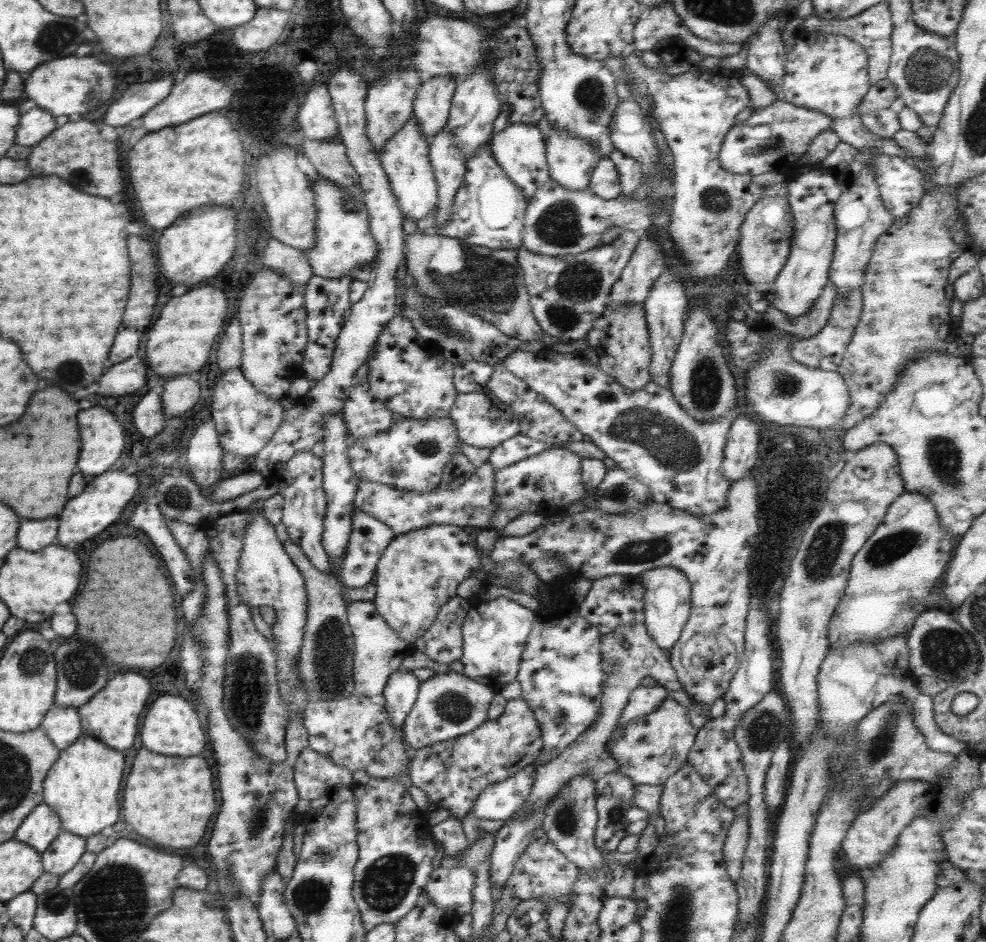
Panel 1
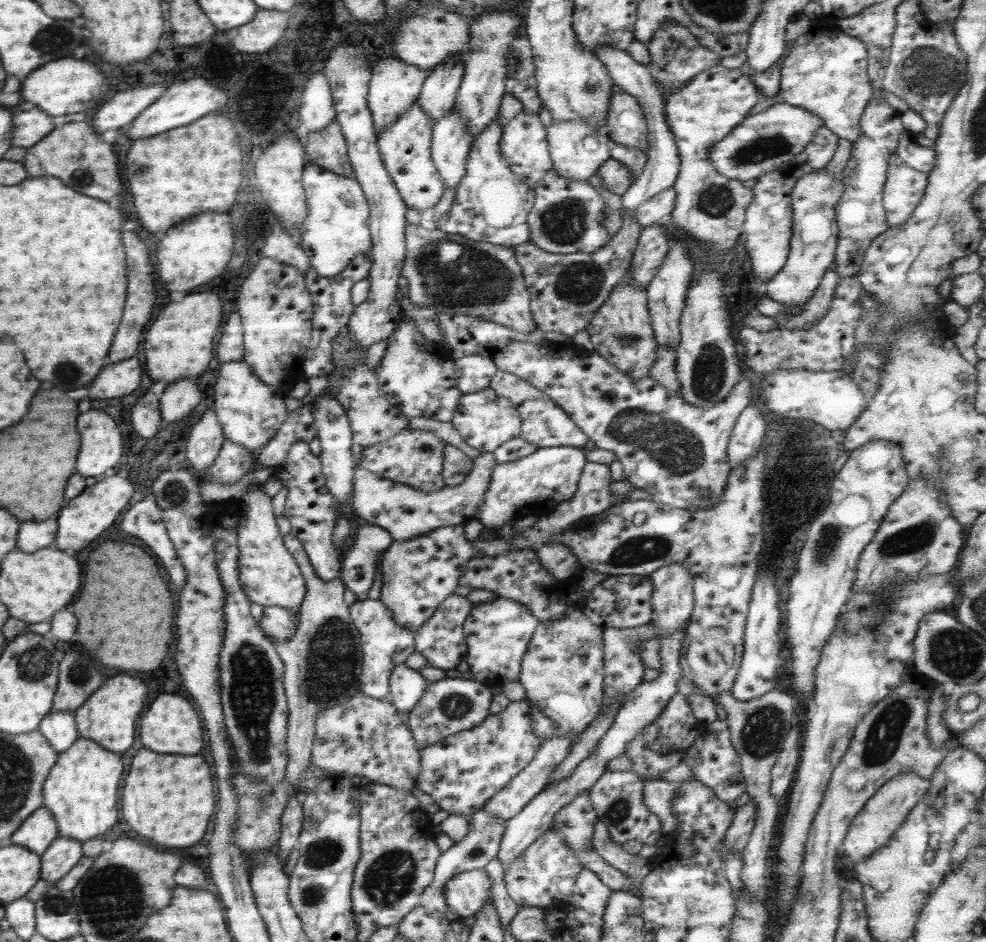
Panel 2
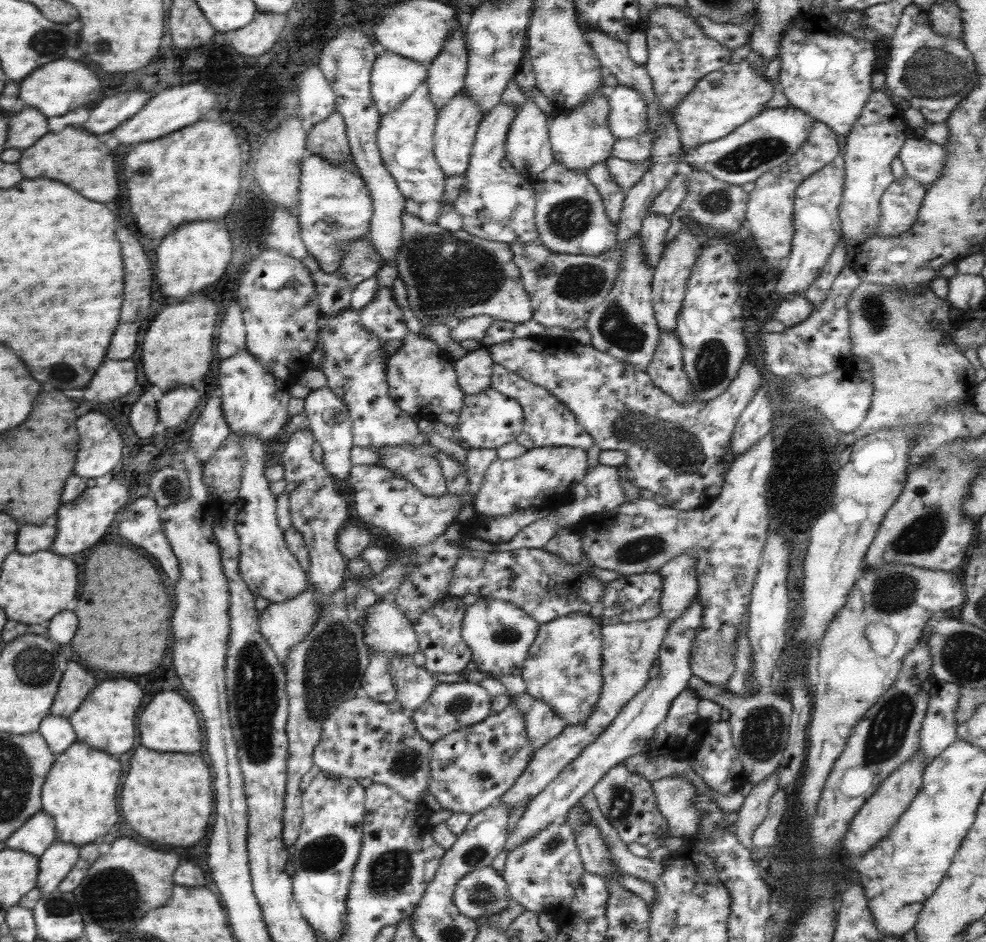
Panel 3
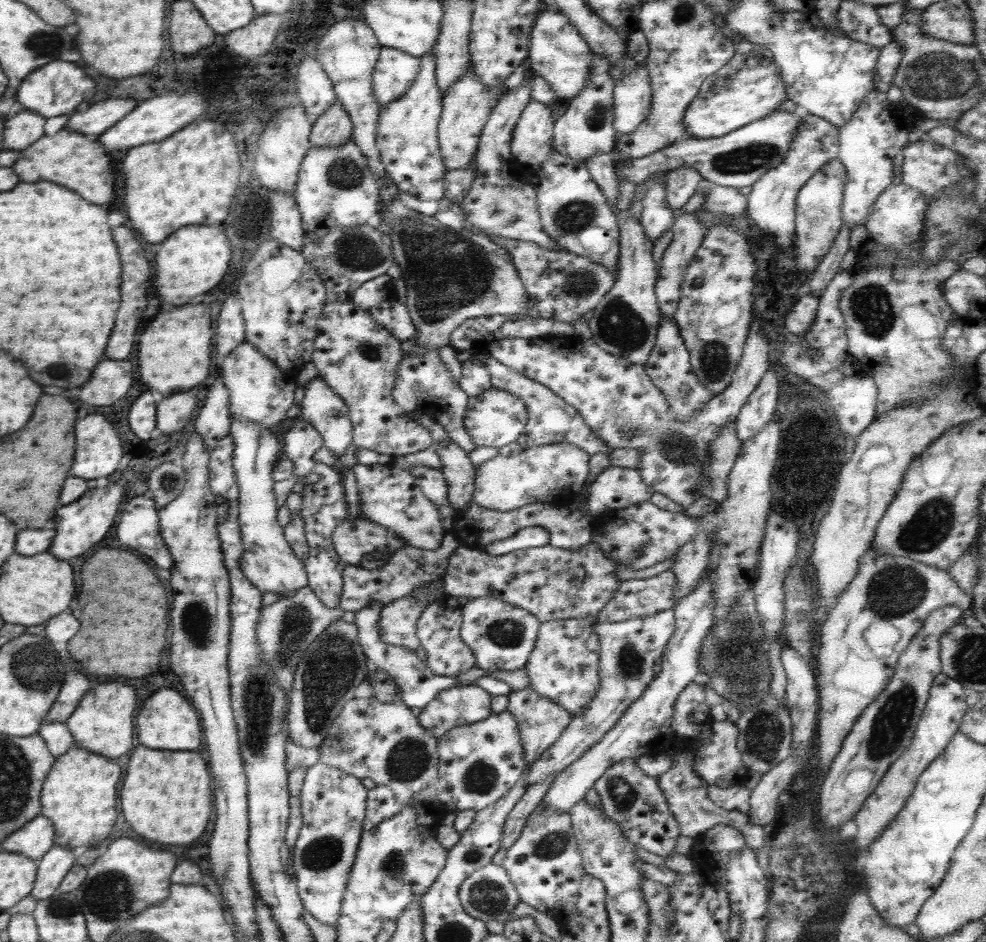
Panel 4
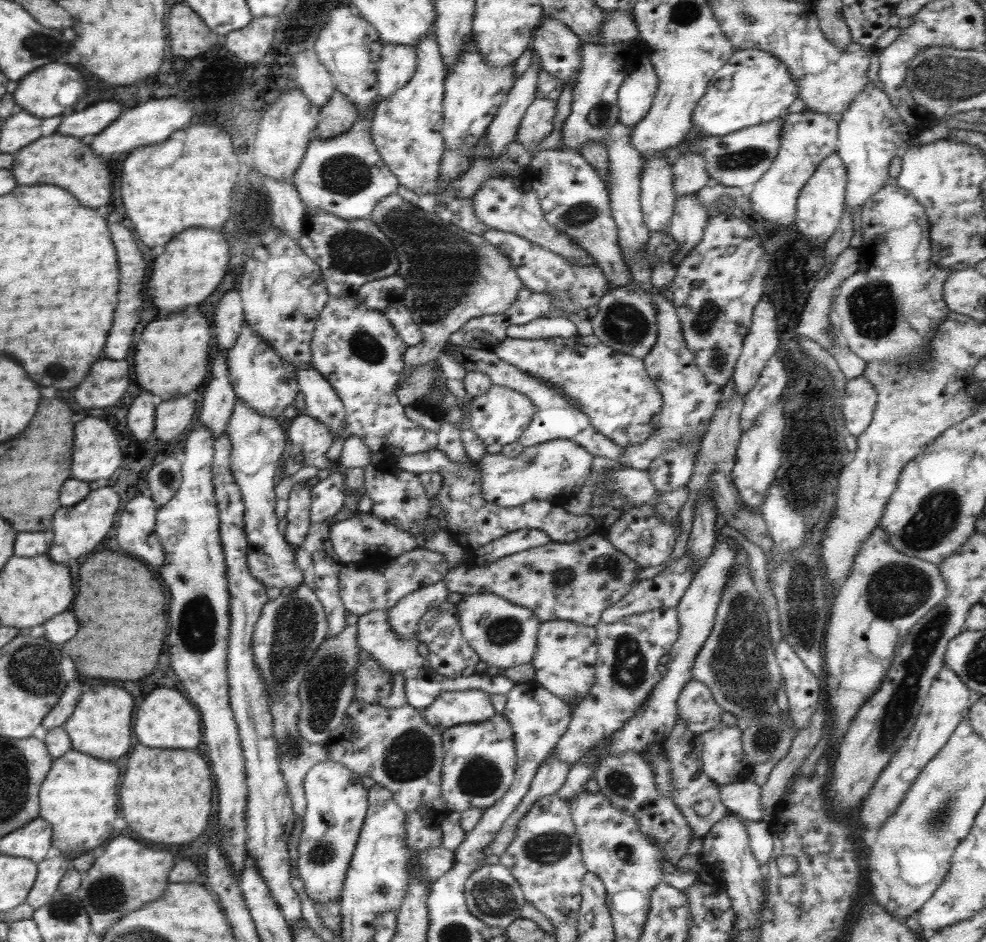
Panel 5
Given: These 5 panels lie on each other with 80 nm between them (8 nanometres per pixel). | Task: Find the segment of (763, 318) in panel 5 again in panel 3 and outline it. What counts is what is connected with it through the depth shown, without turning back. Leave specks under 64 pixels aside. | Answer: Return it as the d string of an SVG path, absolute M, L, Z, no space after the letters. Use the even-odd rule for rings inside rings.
M516 338L493 344L489 350L492 360L510 372L516 372L524 380L548 389L578 418L587 434L598 448L626 453L626 478L640 489L666 499L669 506L678 510L692 510L710 505L722 491L727 474L724 449L731 442L738 418L748 406L751 398L762 386L762 374L754 358L746 359L731 385L720 395L706 402L679 403L667 392L658 388L645 370L634 370L625 361L616 360L607 352L584 345L572 338Z

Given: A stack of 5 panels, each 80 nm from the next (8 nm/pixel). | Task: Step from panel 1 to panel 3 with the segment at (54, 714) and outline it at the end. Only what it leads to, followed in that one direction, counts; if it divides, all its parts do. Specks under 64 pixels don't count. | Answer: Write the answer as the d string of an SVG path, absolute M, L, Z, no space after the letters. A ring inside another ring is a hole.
M48 714L40 723L38 731L53 753L60 754L77 741L76 733L66 717Z

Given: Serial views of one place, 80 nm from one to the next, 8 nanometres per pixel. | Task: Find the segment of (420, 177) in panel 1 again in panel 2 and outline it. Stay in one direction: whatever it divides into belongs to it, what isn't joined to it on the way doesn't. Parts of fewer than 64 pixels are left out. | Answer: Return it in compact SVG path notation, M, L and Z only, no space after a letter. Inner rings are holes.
M417 100L398 120L378 134L377 145L384 168L394 181L407 207L422 213L434 207L442 196L445 184L431 159L431 140L435 123L419 106Z

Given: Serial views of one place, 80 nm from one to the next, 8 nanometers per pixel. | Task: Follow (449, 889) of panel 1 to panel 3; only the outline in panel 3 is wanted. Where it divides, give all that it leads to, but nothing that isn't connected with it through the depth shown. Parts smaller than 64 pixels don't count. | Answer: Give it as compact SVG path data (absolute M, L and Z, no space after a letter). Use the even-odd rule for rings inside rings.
M493 867L479 868L457 880L454 905L458 913L468 918L490 918L508 908L512 900L508 887L504 877Z

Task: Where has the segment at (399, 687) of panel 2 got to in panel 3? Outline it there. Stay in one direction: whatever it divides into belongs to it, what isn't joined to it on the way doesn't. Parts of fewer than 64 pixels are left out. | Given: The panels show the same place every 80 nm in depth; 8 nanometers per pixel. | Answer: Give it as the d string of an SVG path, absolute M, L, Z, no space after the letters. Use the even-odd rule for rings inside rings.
M397 654L390 659L388 665L394 688L396 701L405 708L416 710L428 700L432 689L442 682L438 682L432 672L425 667L414 664L413 655Z

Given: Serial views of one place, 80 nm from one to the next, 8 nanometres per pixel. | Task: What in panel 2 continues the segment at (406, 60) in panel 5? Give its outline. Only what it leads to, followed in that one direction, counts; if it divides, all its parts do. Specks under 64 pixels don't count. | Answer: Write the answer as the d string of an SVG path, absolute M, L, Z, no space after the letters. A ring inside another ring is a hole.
M389 57L388 59L375 59L371 68L371 80L369 83L368 108L372 113L375 133L381 133L388 128L393 120L398 120L404 112L413 105L413 102L420 97L424 80L427 74L413 64L406 64L404 61Z

